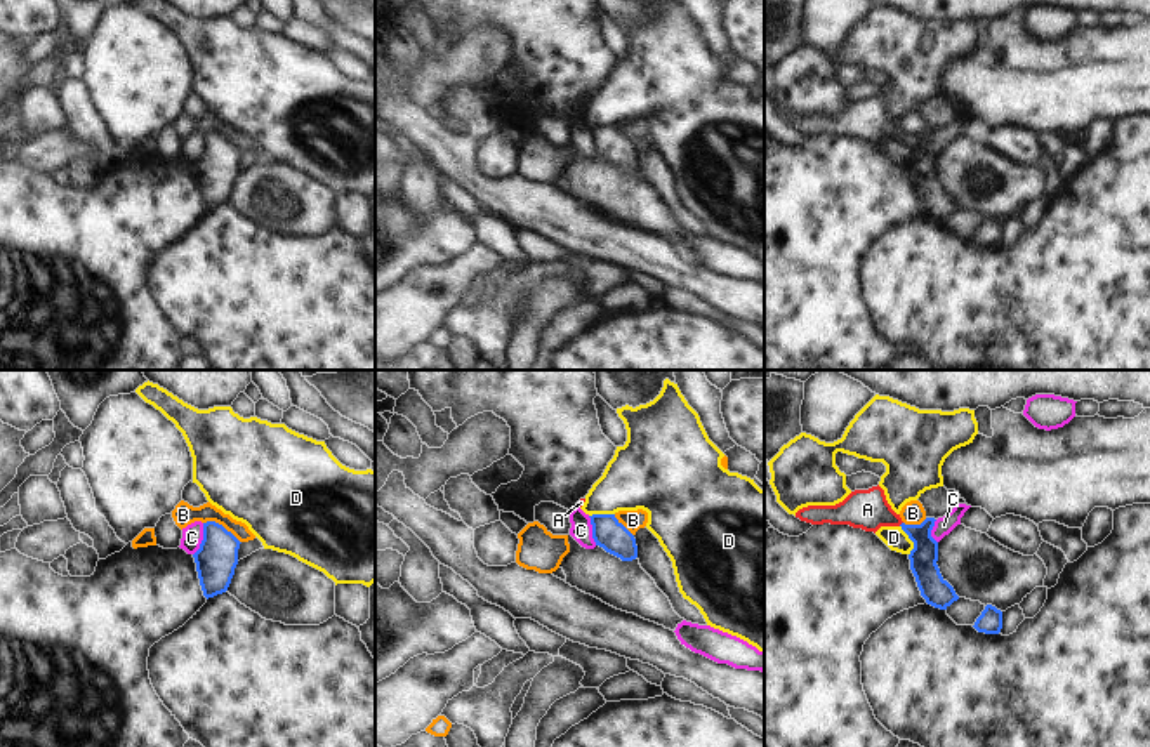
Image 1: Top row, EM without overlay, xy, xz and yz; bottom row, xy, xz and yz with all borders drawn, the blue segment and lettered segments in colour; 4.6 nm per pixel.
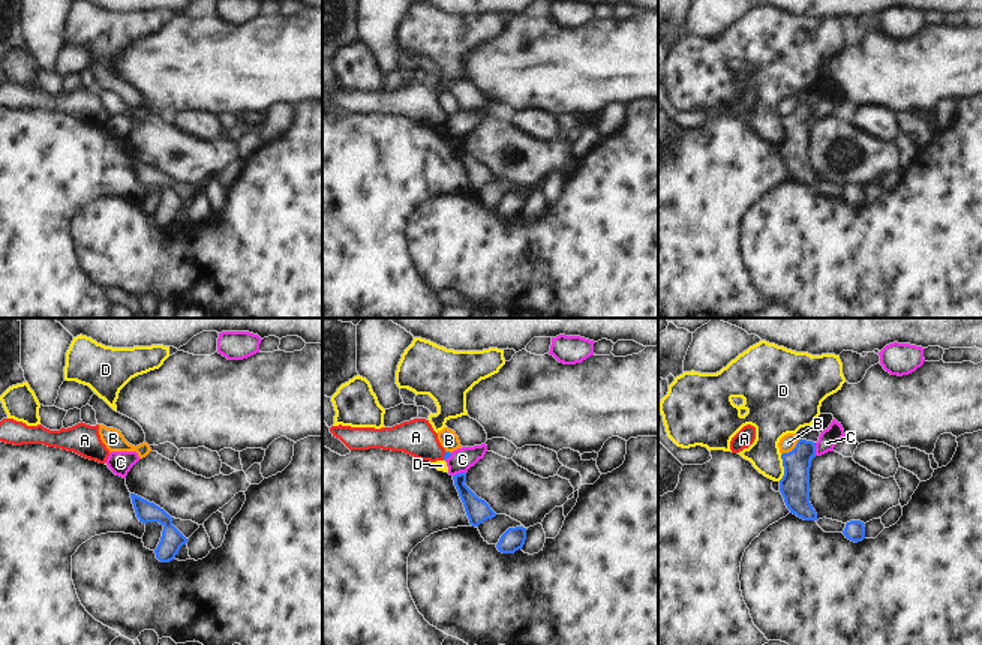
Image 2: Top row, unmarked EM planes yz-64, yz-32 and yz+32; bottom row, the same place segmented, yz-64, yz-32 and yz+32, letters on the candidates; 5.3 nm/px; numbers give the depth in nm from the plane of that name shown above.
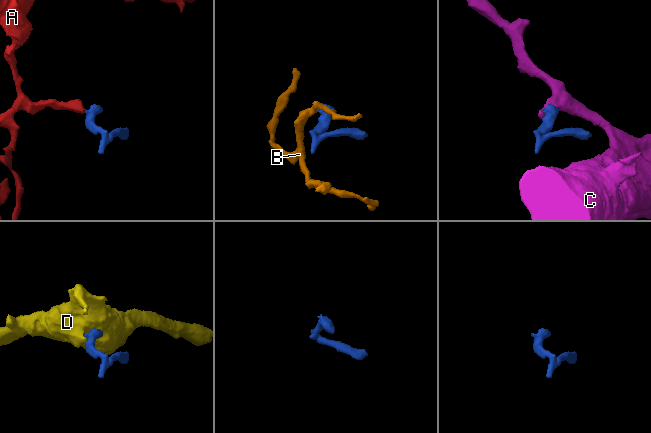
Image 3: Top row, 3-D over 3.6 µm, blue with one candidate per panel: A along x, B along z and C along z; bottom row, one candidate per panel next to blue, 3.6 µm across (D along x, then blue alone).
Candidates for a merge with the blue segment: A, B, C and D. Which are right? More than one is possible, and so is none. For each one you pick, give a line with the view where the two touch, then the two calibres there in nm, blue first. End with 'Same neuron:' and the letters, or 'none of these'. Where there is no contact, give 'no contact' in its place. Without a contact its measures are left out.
A: no contact
Same neuron: A

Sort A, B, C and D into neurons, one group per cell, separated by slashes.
A / B / C / D

